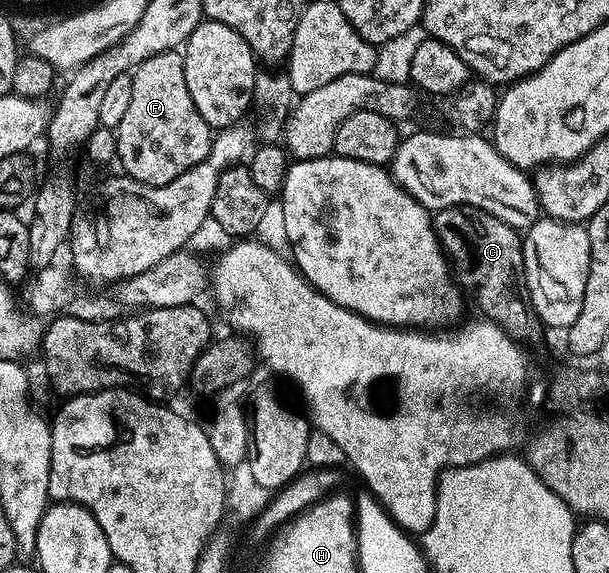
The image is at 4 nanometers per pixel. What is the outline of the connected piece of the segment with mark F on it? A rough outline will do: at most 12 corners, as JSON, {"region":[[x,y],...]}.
{"region":[[180,51],[133,68],[124,175],[163,186],[207,159]]}

